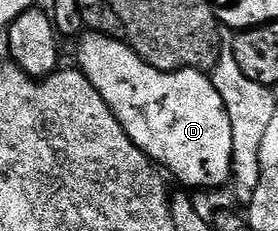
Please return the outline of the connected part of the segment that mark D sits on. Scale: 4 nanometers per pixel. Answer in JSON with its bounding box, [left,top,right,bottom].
[79,32,232,189]

